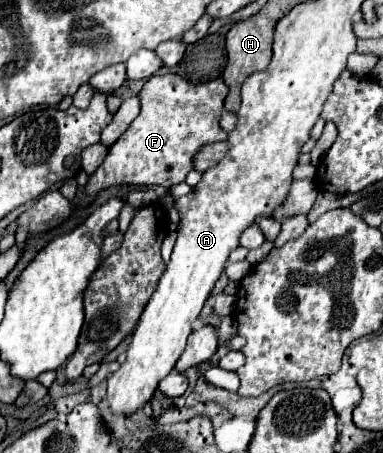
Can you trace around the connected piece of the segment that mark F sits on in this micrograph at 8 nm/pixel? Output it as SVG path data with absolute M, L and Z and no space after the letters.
M156 74L140 92L140 114L132 126L110 146L102 166L90 176L84 196L74 198L72 208L88 206L96 200L100 190L112 186L164 186L170 188L186 180L186 174L194 170L194 156L208 144L226 140L228 134L220 128L220 116L224 110L224 98L228 86L222 78L192 84L178 74Z

